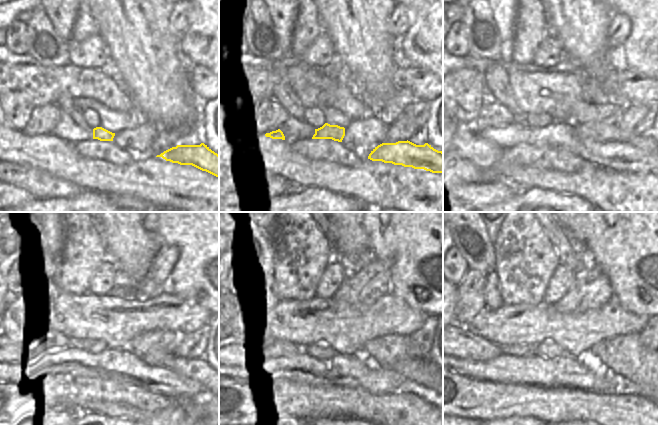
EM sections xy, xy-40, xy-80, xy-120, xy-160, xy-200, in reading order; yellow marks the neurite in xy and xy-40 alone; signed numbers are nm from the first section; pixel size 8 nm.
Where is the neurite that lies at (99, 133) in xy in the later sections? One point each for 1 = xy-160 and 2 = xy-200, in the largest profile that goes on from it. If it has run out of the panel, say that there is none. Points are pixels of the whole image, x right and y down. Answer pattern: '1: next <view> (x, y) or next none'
1: next xy-160 (349, 370)
2: next xy-200 (565, 371)

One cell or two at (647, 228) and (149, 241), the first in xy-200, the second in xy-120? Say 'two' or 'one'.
two

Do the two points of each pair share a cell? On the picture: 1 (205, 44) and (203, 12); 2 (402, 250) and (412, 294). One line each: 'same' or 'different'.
1: same
2: same

